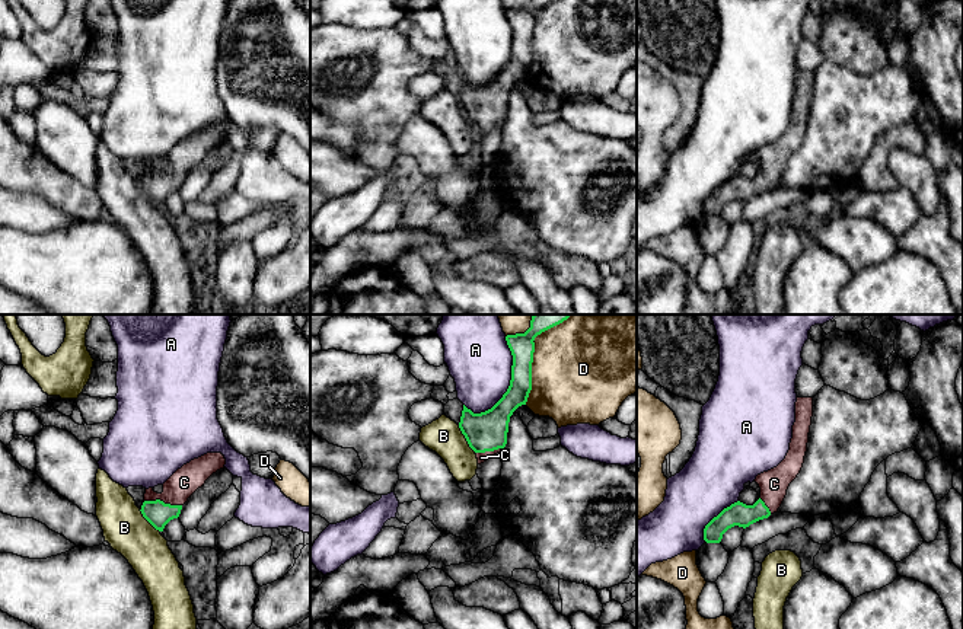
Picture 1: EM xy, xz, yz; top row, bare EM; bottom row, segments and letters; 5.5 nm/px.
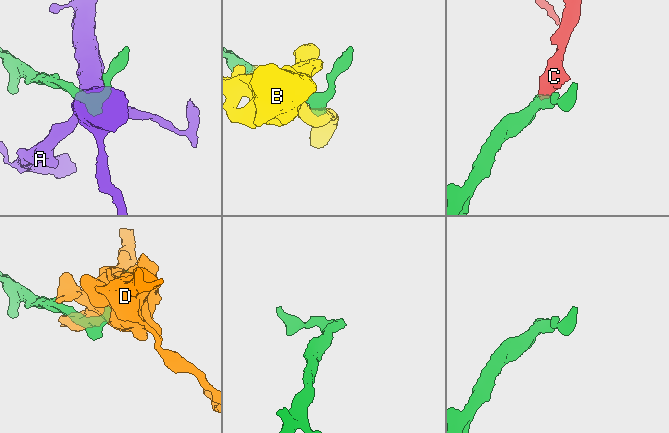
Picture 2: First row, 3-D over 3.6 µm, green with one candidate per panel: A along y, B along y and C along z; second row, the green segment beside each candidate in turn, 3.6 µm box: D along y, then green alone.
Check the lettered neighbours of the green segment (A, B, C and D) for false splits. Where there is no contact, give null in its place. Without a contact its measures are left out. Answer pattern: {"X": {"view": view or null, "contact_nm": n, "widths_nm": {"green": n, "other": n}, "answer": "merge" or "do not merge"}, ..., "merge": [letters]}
{"A": {"view": "xz", "contact_nm": 460, "widths_nm": {"green": 160, "other": 360}, "answer": "do not merge"}, "B": {"view": "xz", "contact_nm": 180, "widths_nm": {"green": 220, "other": 200}, "answer": "do not merge"}, "C": {"view": "xy", "contact_nm": 220, "widths_nm": {"green": 140, "other": 160}, "answer": "merge"}, "D": {"view": "xz", "contact_nm": 460, "widths_nm": {"green": 140, "other": 500}, "answer": "do not merge"}, "merge": ["C"]}

